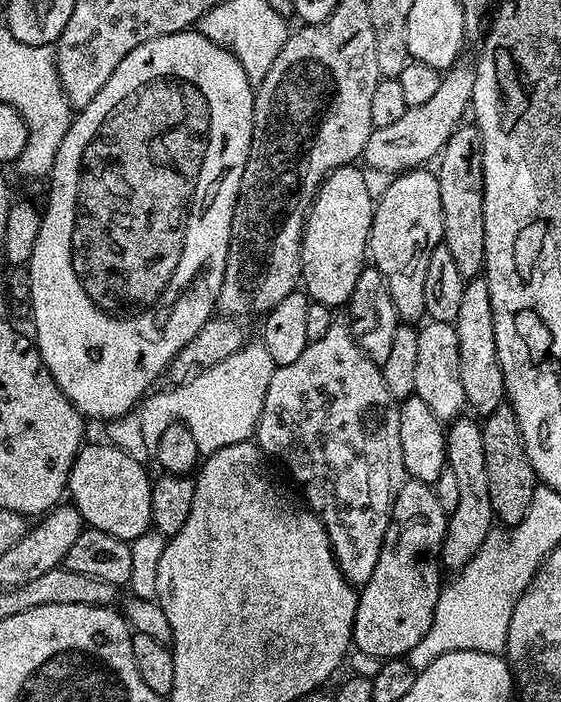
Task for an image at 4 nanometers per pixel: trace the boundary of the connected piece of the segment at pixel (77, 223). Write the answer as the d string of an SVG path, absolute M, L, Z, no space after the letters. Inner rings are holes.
M185 30L134 46L134 50L119 62L118 70L110 74L106 86L102 86L102 90L98 90L92 101L79 109L69 123L66 138L62 138L62 146L58 146L52 167L56 188L48 192L48 209L43 209L38 238L26 267L32 296L32 324L36 327L36 351L44 369L54 378L65 398L89 421L116 420L132 407L133 411L149 395L151 384L167 373L168 365L182 346L186 346L186 342L190 342L190 338L194 338L194 334L198 334L217 311L230 250L236 196L240 193L242 170L246 170L246 158L250 154L253 99L254 84L248 80L235 54L199 30Z

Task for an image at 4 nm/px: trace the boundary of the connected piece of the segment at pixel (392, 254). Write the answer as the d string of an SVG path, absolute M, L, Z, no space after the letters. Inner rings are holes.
M421 166L411 172L393 175L386 192L379 196L372 209L368 256L382 278L386 278L396 315L404 322L416 322L424 316L426 266L430 262L430 254L444 238L442 194L438 194L435 171L428 170Z

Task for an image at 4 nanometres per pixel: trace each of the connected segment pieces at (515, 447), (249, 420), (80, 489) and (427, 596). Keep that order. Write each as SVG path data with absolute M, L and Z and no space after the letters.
M505 402L482 420L482 451L486 454L486 486L490 486L490 502L492 515L501 525L515 526L526 518L530 510L530 502L534 502L534 490L538 487L536 472L530 466L524 443L520 441L520 432L516 428L516 415L512 413L512 405Z
M248 342L236 353L230 354L228 358L223 358L222 362L218 362L217 365L198 374L198 378L194 378L194 382L169 387L169 392L153 391L138 408L141 438L148 440L149 449L155 450L158 446L158 438L162 438L162 430L166 430L168 424L179 422L188 427L202 454L217 452L222 450L222 446L234 446L243 440L251 441L256 431L258 418L262 414L262 402L266 402L266 386L270 386L270 378L277 366L262 342L256 342L256 344Z
M88 442L81 447L72 463L66 492L72 507L78 509L81 521L89 528L97 528L129 542L152 528L150 475L130 453L112 444Z
M405 479L392 507L392 517L384 535L382 550L378 554L378 562L374 566L374 574L370 574L358 592L356 621L352 631L355 651L364 652L373 658L404 658L410 650L414 650L414 646L418 646L418 642L422 642L426 630L430 630L440 597L440 547L447 528L448 517L438 502L435 487L423 484L420 480Z

